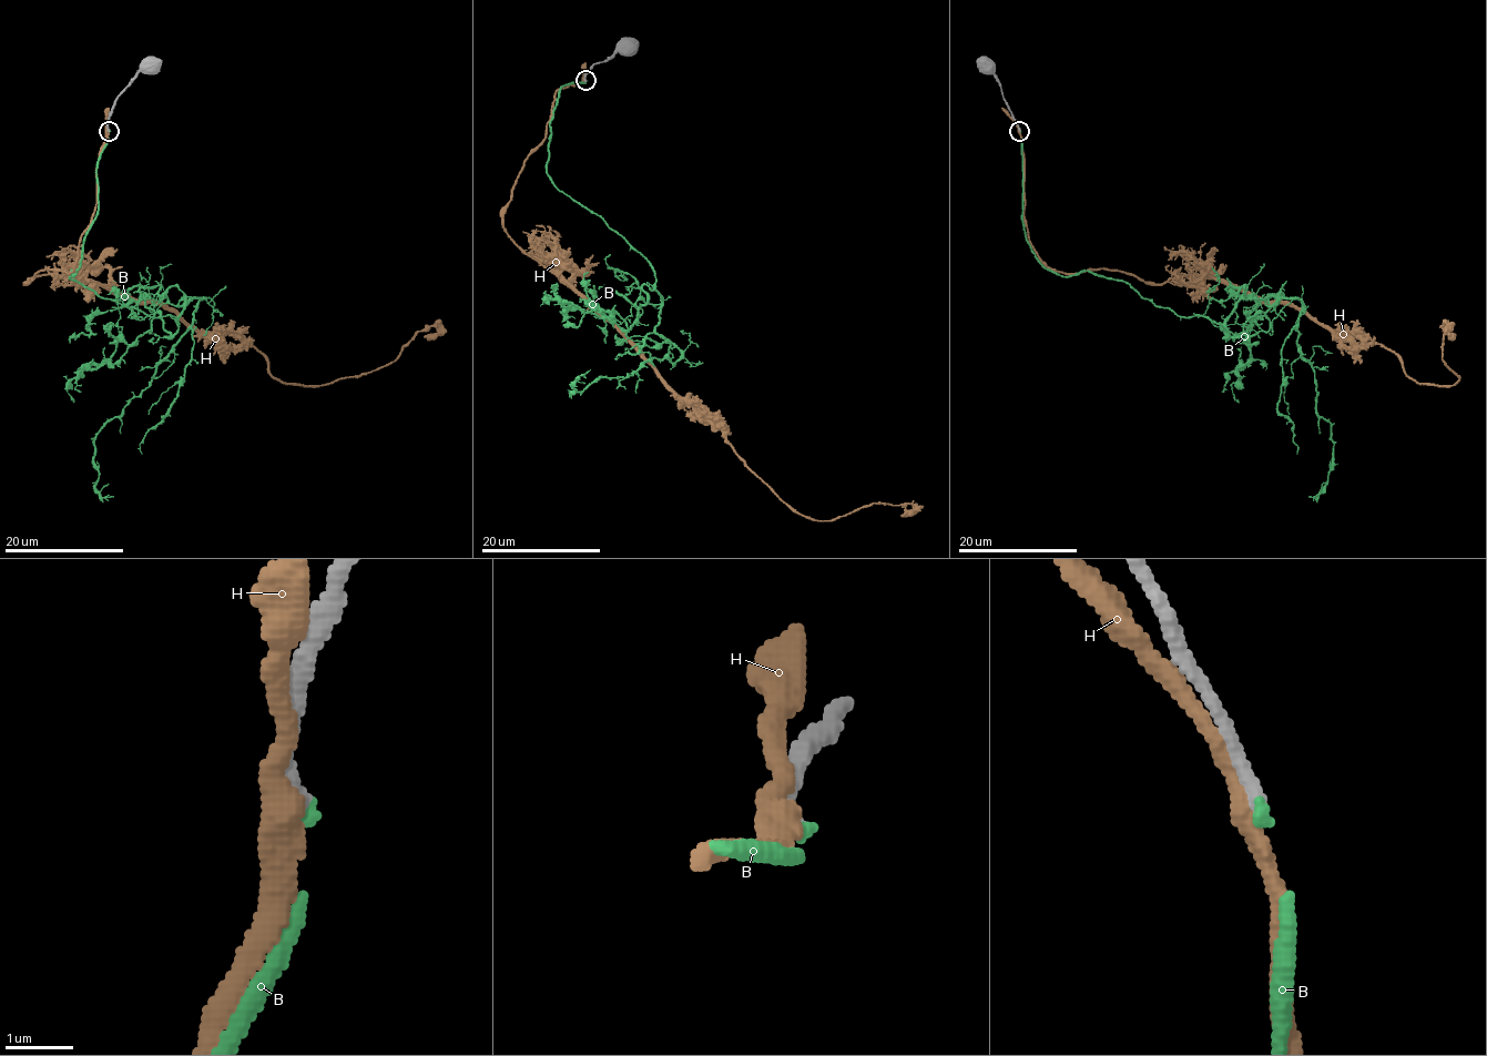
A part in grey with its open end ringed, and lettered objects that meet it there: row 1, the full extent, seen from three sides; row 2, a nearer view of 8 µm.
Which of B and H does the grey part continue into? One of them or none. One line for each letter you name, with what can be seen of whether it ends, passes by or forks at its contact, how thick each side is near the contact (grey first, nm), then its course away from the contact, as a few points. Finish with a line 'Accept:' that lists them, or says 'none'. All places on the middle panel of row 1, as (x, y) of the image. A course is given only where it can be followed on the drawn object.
B: it ends; calibres 240 and 140 nm; course (586, 81), (561, 87), (549, 179), (648, 261), (661, 302), (655, 332), (681, 352), (570, 394), (590, 371)
Accept: B

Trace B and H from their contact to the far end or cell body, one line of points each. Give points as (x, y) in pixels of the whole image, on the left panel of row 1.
B: (109, 130), (98, 214), (70, 277), (179, 324), (183, 298), (204, 298), (94, 439), (94, 486), (113, 496)
H: (107, 125), (77, 264), (27, 283), (84, 275), (166, 305), (306, 386), (390, 364), (436, 324), (425, 337)

